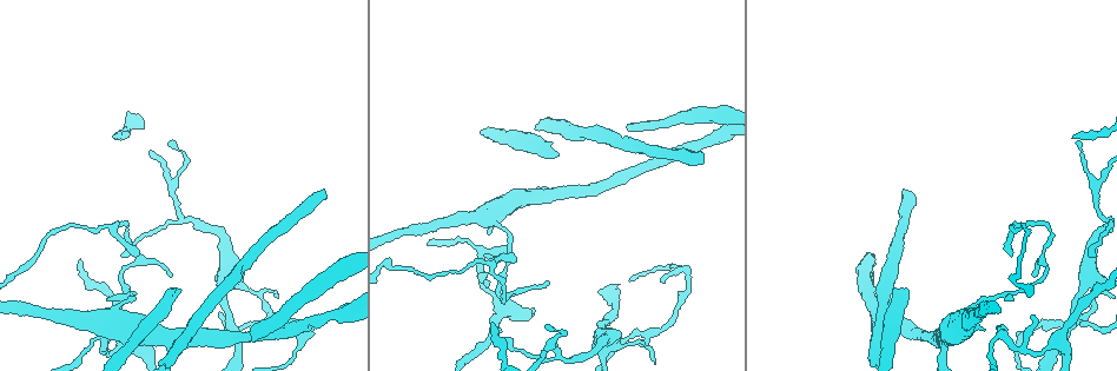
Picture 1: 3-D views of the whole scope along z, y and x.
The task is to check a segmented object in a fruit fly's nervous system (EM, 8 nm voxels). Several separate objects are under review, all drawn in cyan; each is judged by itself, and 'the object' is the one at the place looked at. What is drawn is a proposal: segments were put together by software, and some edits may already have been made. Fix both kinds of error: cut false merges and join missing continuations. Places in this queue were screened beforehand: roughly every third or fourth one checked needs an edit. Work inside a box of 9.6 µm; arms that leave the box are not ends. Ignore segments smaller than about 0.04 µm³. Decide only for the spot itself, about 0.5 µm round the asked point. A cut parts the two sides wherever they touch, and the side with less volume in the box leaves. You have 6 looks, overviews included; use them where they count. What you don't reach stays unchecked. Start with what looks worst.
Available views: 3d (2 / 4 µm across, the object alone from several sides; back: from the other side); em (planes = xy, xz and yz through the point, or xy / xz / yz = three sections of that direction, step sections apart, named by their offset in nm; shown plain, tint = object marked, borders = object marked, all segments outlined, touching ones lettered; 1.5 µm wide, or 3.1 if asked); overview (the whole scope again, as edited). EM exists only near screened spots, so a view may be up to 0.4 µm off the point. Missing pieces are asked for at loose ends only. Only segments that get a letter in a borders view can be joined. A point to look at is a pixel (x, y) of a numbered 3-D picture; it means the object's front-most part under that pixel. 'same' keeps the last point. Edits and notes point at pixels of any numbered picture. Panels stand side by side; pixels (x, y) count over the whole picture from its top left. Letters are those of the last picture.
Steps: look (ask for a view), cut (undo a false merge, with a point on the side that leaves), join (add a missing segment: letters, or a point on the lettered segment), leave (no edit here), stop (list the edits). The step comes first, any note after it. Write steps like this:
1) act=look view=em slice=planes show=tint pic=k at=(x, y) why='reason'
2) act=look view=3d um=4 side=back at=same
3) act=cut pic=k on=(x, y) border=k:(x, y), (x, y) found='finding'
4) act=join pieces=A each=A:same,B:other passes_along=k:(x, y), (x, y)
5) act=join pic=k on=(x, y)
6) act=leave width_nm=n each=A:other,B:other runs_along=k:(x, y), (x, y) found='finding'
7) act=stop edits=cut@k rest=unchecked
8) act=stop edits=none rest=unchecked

act=look view=em slice=planes show=borders pic=1 at=(631, 125) why='end of a long branch'

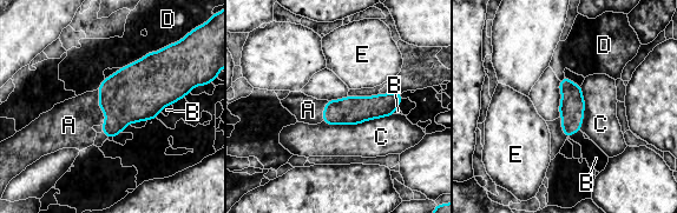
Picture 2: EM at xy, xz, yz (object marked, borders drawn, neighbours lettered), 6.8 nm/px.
act=join pieces=A each=A:same,B:other,C:other,D:other,E:other passes_along=2:(132, 94), (100, 107), (68, 125) found='it goes on there'

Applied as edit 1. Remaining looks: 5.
act=look view=3d um=2 pic=1 at=(1031, 315) why='an open end'

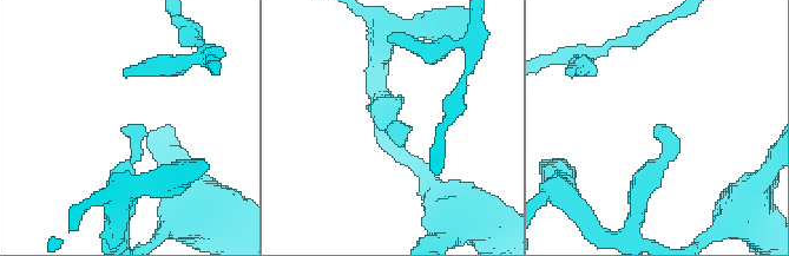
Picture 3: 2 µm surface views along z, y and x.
act=look view=em slice=xy step=8 show=borders pic=3 at=(122, 129) why='need the tissue'

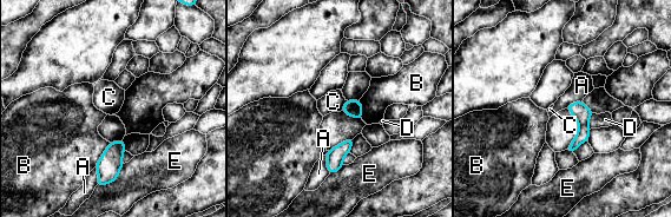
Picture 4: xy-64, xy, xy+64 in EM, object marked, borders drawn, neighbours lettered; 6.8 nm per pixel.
act=leave each=A:other,B:other,C:other,D:other,E:other border=4:(326, 155), (326, 166), (329, 173) found='none of them fits'

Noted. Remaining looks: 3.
act=look view=3d um=2 pic=1 at=(477, 261) why='sharp bend'

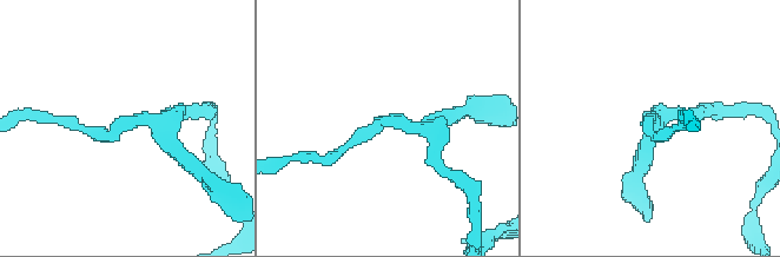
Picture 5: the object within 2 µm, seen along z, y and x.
act=look view=em slice=planes show=borders pic=5 at=(651, 116)

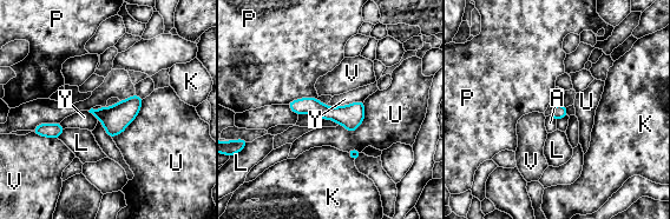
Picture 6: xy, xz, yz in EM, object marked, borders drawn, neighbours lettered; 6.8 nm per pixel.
act=leave each=A:other,K:other,L:other,P:other,U:other,V:other,Y:other runs_along=6:(293, 105), (361, 115) found='one neuron here'

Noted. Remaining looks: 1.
act=stop edits=join@2 rest=unchecked

